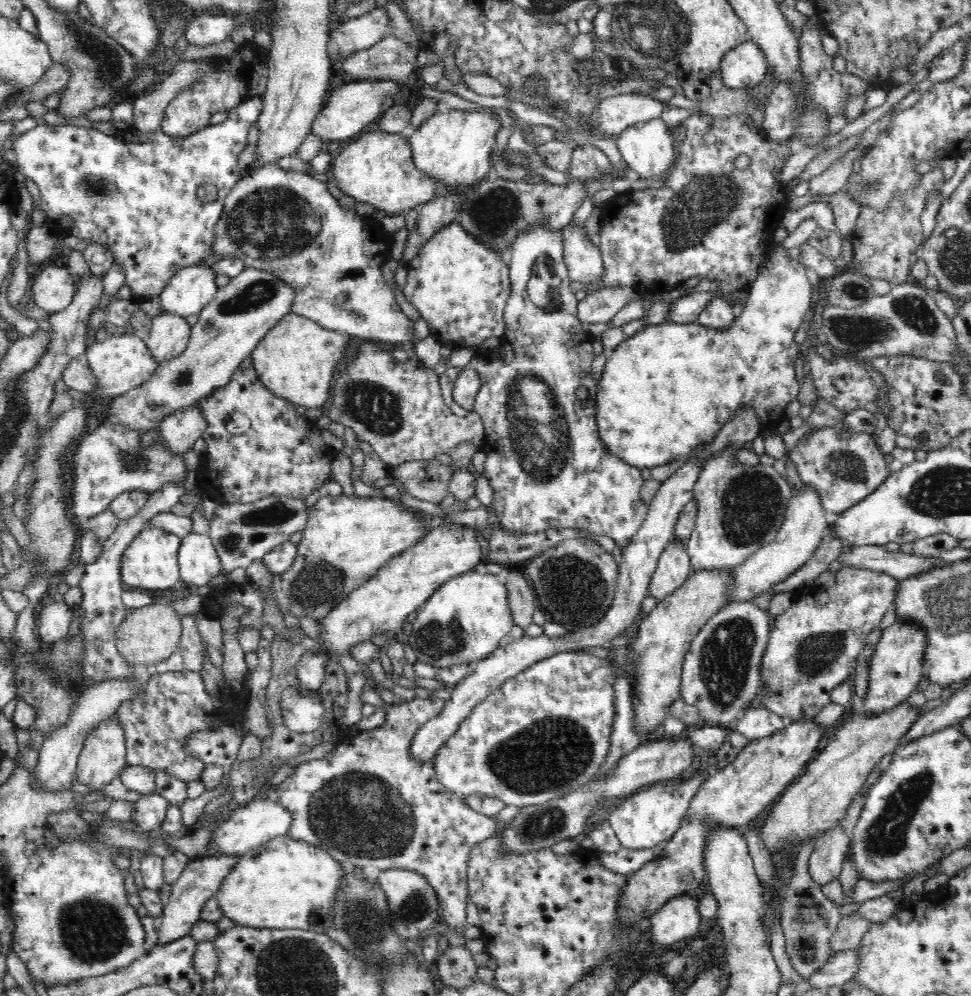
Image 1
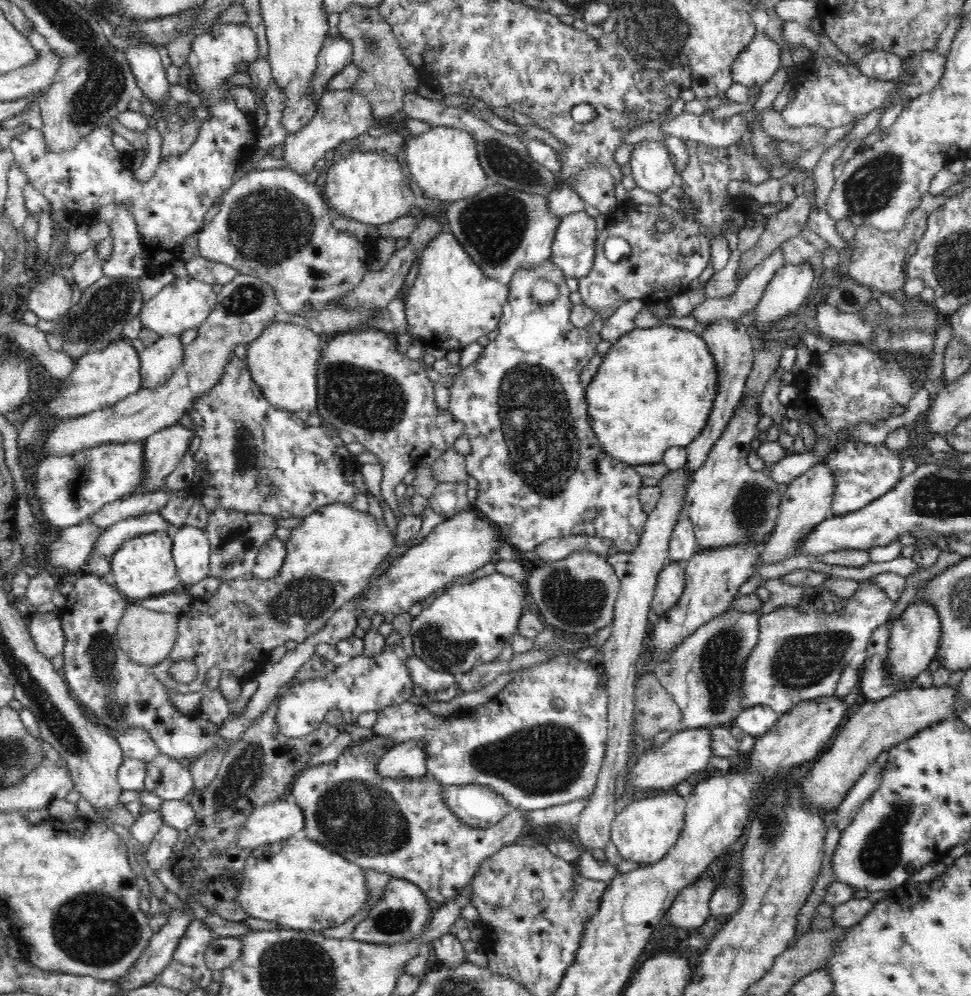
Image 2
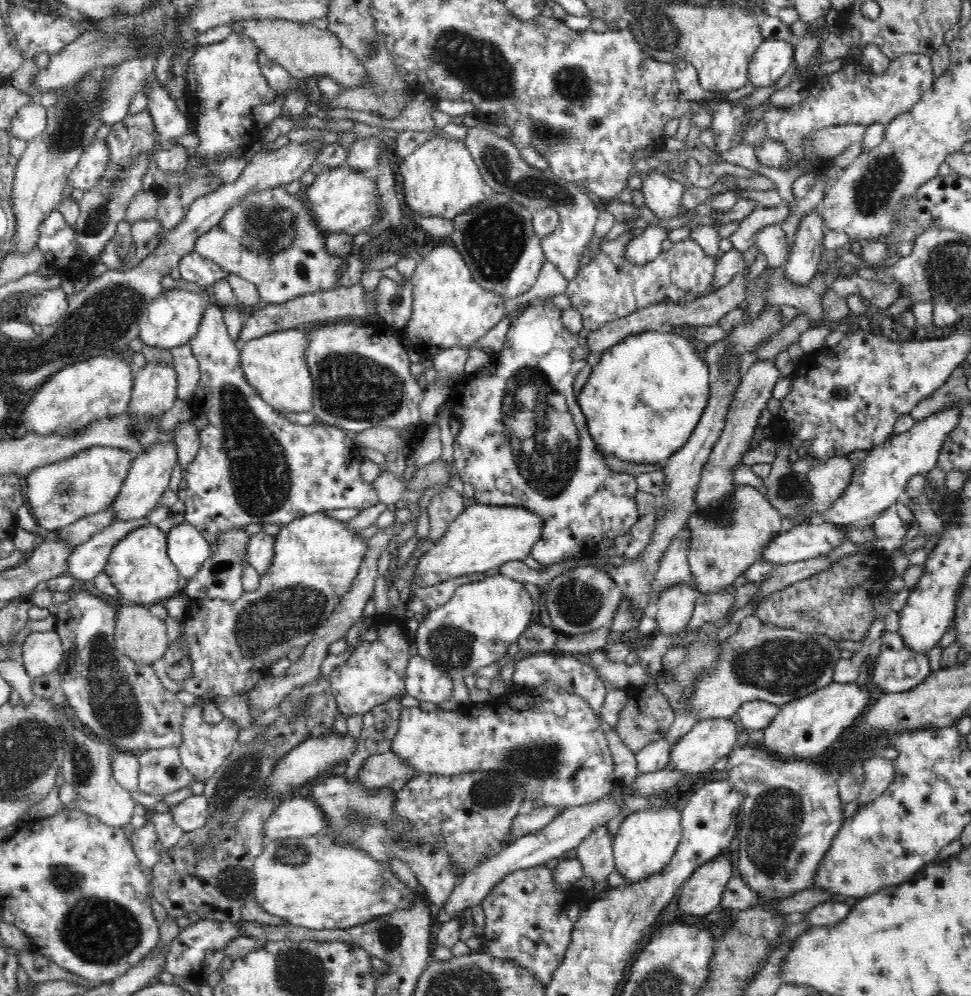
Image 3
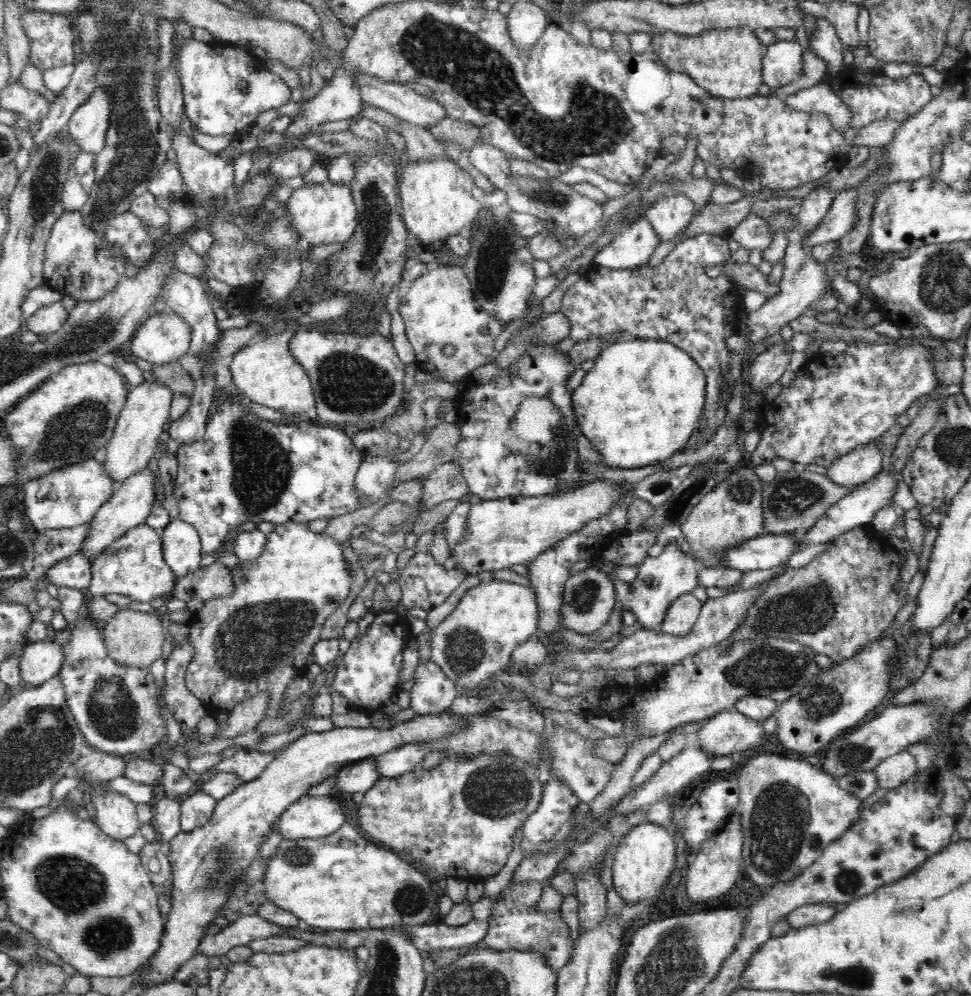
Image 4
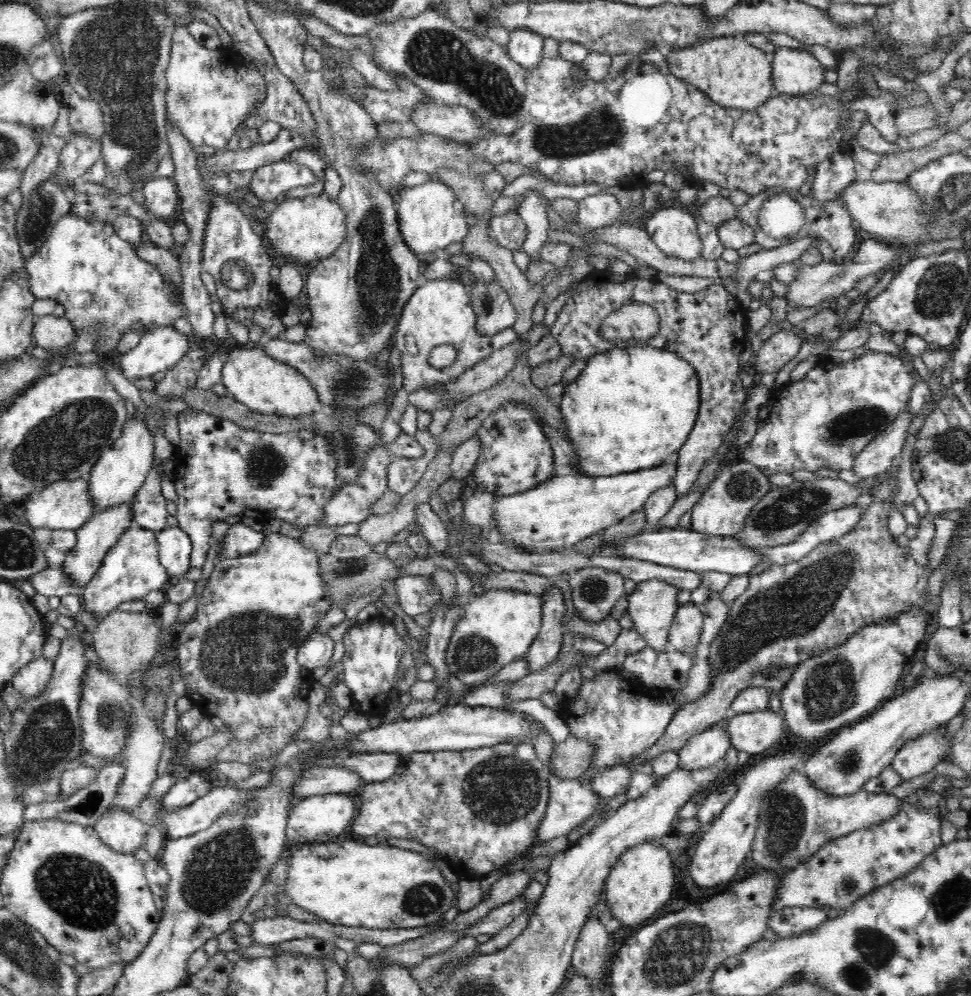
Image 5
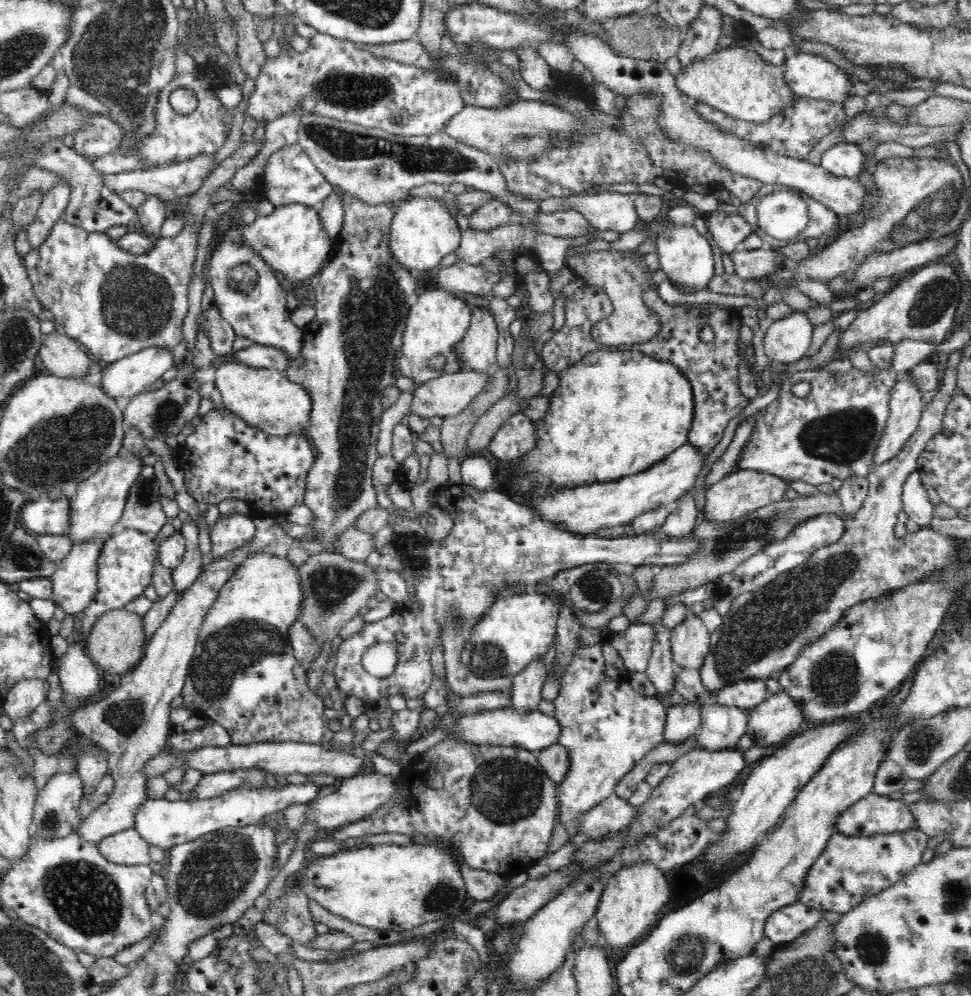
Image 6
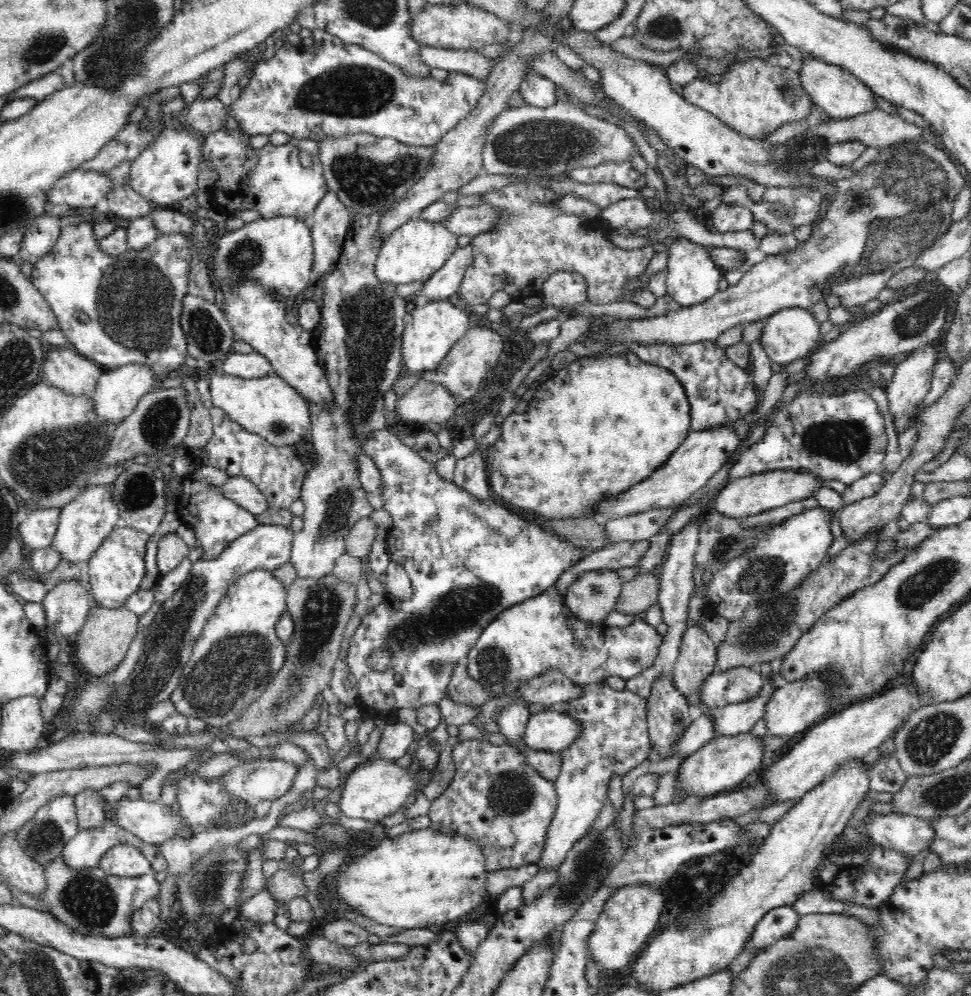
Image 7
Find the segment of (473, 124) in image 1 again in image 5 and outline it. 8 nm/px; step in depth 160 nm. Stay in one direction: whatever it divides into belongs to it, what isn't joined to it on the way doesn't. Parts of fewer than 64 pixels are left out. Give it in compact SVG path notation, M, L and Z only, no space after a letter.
M430 179L425 184L402 187L396 212L400 236L408 249L421 261L424 255L440 254L450 244L463 241L468 233L467 210L448 185L444 185L442 181L434 182Z

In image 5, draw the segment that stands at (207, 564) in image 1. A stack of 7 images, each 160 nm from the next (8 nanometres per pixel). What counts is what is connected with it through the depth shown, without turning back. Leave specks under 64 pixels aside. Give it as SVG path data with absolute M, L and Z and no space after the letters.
M166 528L157 535L159 559L169 576L188 572L192 545L188 534L178 528Z

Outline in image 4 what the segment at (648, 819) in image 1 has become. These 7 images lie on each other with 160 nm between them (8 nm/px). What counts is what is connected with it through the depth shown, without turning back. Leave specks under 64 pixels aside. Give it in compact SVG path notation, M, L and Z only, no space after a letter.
M645 821L619 840L613 857L612 882L624 906L652 905L666 889L676 864L676 844L666 829Z

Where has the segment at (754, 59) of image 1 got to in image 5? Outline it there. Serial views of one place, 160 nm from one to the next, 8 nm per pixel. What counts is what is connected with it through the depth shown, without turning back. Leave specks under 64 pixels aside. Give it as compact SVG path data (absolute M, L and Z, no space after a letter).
M777 48L772 65L774 90L780 95L798 97L811 94L826 82L826 67L806 50Z

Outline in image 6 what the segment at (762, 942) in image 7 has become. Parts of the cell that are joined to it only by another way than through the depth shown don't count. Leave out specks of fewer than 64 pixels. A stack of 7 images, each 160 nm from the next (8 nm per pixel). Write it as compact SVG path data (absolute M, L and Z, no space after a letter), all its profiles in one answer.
M798 901L775 910L766 920L763 933L774 945L791 942L822 918L819 910Z

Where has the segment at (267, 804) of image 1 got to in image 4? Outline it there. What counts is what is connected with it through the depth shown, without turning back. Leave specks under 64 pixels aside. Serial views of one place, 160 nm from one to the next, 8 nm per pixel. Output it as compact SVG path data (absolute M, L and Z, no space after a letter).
M304 795L282 813L276 826L286 840L330 836L346 822L343 801L330 795Z

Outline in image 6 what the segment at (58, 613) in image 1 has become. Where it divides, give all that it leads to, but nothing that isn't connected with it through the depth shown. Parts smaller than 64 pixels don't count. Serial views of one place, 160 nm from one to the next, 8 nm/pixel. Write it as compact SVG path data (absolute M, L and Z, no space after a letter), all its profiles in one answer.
M22 681L11 688L3 702L3 712L12 724L25 721L32 711L44 702L48 694L48 681Z

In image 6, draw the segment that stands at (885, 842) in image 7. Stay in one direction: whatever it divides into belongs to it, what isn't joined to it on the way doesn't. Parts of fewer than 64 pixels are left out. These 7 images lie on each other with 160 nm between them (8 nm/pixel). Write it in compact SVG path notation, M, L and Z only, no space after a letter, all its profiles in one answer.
M874 792L848 807L835 826L837 832L853 837L907 833L914 827L916 819L908 805Z

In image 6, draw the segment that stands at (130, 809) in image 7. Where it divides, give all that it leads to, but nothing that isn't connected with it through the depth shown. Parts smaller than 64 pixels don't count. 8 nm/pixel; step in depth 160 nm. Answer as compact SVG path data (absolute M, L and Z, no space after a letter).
M312 783L288 784L279 788L235 788L220 796L188 802L162 799L146 799L138 806L134 816L134 828L148 845L171 850L176 845L192 842L208 833L225 828L256 825L268 814L280 813L290 804L304 804L316 798L318 786Z

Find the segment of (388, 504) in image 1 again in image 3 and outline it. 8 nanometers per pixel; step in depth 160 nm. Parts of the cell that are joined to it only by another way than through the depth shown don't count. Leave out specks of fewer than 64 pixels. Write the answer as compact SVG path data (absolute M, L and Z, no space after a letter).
M320 512L318 514L304 516L303 518L297 519L289 524L280 526L280 532L276 534L274 540L272 562L270 562L270 566L268 566L268 570L266 570L264 574L259 574L259 586L257 590L254 590L254 592L243 592L242 597L235 602L204 598L204 600L198 600L191 603L183 622L183 636L185 636L185 642L187 642L187 648L189 648L189 658L190 663L192 663L192 670L190 670L188 678L184 678L184 680L172 680L168 676L168 669L171 666L177 665L184 655L184 651L180 650L180 645L178 645L178 642L176 641L167 648L167 651L160 660L156 660L156 662L151 664L153 669L156 671L160 682L170 692L177 693L180 691L186 691L194 697L202 697L206 693L210 693L214 697L231 697L249 694L249 692L254 688L254 685L256 685L260 679L268 678L272 675L270 672L272 664L278 662L282 658L287 658L287 654L294 648L294 646L296 646L296 648L298 648L298 646L305 648L305 646L308 646L308 644L313 641L313 638L315 637L314 632L326 624L326 621L330 618L335 608L339 606L342 598L348 593L348 590L351 590L352 582L354 582L354 579L357 577L361 562L364 560L364 552L366 552L366 543L362 540L362 537L358 538L357 534L352 532L352 530L348 528L347 524L330 520L326 513Z

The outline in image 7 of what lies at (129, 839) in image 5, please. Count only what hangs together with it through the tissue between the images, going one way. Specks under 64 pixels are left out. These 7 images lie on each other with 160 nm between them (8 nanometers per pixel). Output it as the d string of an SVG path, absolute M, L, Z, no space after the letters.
M121 844L110 847L100 859L99 867L113 877L141 877L153 874L151 862L134 845Z

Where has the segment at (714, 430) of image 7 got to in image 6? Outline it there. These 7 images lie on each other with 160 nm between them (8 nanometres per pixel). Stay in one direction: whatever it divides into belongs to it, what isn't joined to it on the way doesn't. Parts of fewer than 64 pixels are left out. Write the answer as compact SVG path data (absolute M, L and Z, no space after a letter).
M686 442L680 449L674 450L645 472L622 478L618 482L592 484L554 494L536 495L531 508L536 510L542 519L552 522L552 525L582 536L609 527L631 524L640 514L658 507L677 505L680 498L692 493L708 457L709 455L704 455L697 446Z

